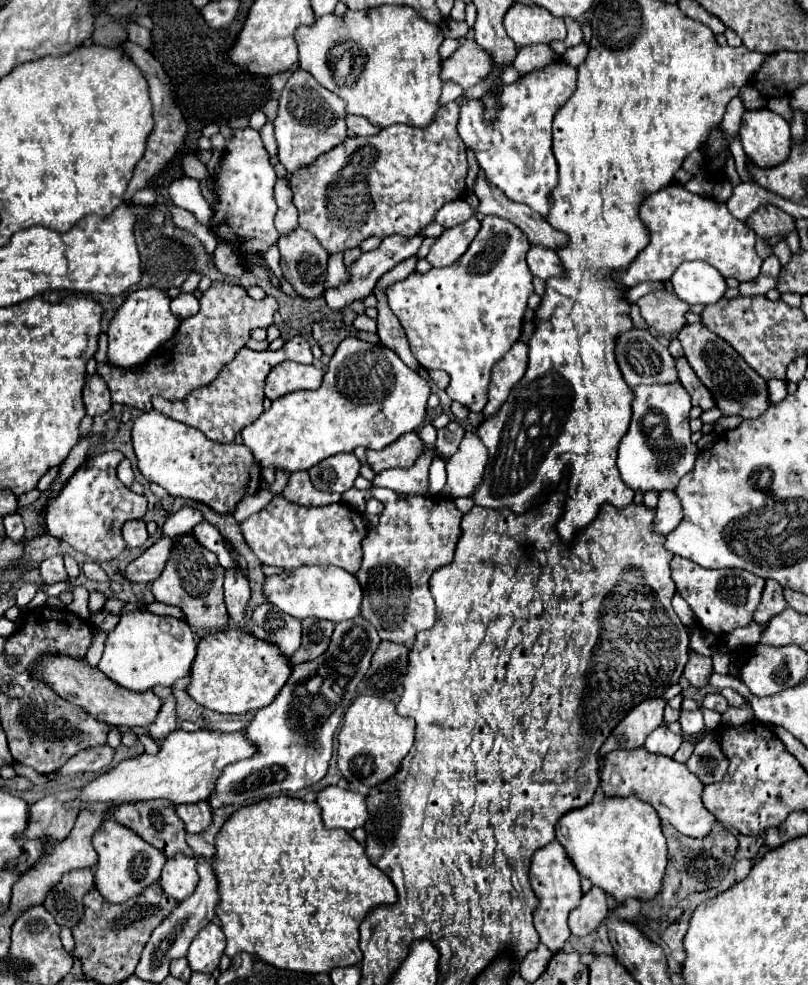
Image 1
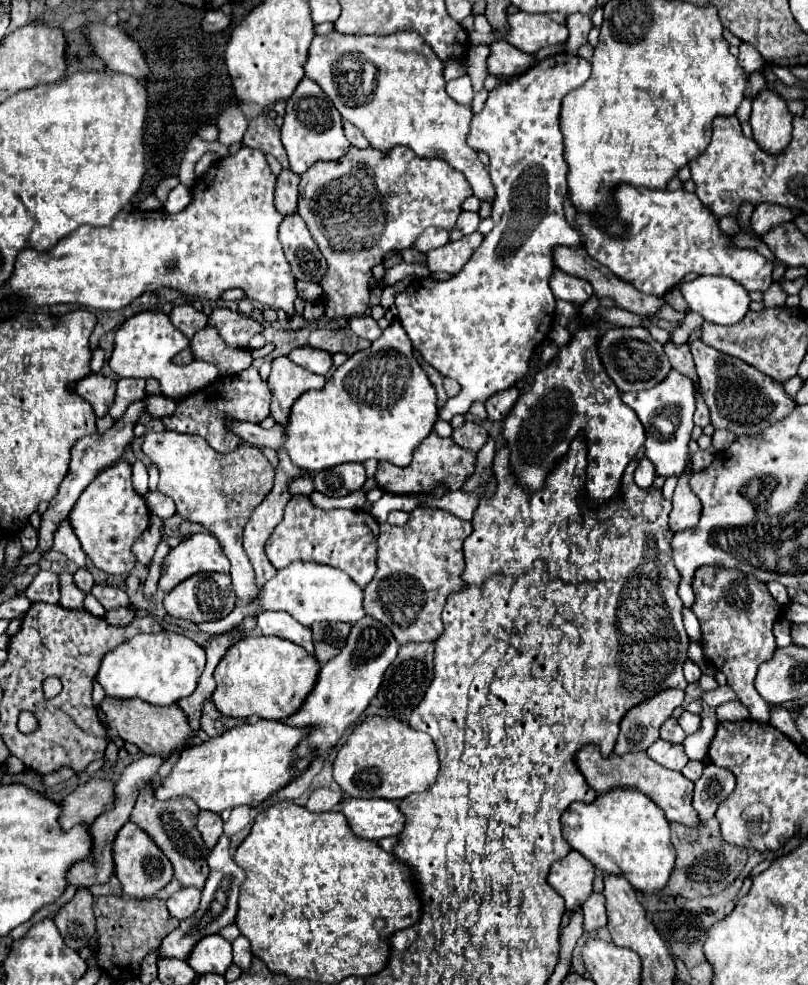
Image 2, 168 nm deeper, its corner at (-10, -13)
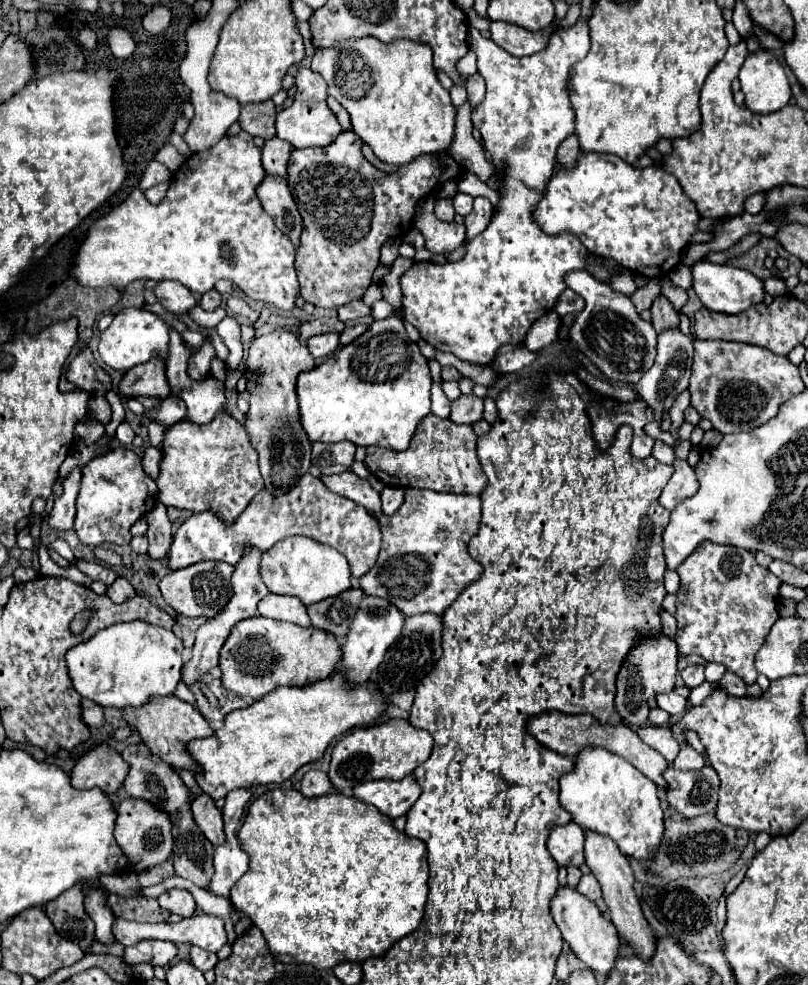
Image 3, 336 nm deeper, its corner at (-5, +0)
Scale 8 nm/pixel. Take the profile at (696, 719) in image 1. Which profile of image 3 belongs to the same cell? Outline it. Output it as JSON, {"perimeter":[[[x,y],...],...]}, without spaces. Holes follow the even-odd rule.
{"perimeter":[[[675,691],[659,693],[659,695],[655,695],[655,699],[657,699],[657,707],[667,711],[669,715],[683,715],[687,711],[687,699],[677,695]]]}

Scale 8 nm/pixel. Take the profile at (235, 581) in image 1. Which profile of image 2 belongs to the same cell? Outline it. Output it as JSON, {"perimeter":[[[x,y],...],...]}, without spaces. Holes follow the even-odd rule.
{"perimeter":[[[172,430],[148,432],[144,436],[142,452],[160,470],[158,490],[176,502],[176,514],[184,520],[198,522],[208,528],[224,548],[232,562],[232,588],[238,600],[250,604],[258,598],[258,584],[250,560],[242,548],[242,530],[252,512],[270,494],[274,484],[274,468],[268,458],[254,446],[242,442],[234,452],[220,454],[208,446],[200,436],[180,434]]]}

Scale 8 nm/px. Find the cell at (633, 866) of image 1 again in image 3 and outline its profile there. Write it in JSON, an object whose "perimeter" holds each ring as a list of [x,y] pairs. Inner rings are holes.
{"perimeter":[[[587,745],[575,755],[575,767],[559,779],[561,785],[561,805],[573,815],[573,821],[583,829],[591,829],[609,835],[621,853],[645,859],[663,833],[663,809],[657,797],[657,785],[635,769],[617,753],[603,749],[599,745]]]}

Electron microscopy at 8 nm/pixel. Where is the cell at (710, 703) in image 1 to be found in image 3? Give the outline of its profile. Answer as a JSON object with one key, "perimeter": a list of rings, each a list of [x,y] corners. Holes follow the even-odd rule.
{"perimeter":[[[725,671],[723,679],[719,681],[719,685],[727,691],[727,693],[733,693],[735,697],[743,697],[747,693],[747,685],[743,683],[743,679],[731,671]]]}

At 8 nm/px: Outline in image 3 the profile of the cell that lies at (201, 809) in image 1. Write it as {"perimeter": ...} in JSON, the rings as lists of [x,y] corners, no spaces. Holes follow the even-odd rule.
{"perimeter":[[[201,795],[193,801],[193,819],[203,831],[203,835],[213,843],[221,845],[225,841],[225,831],[223,831],[223,815],[221,809],[217,809],[215,801],[209,795]]]}

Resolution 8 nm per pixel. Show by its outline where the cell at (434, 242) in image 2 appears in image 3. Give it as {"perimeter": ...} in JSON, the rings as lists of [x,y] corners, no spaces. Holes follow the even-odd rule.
{"perimeter":[[[447,197],[447,199],[437,199],[437,203],[435,203],[435,215],[437,215],[441,221],[453,221],[453,217],[455,217],[453,199],[451,199],[451,197]]]}

